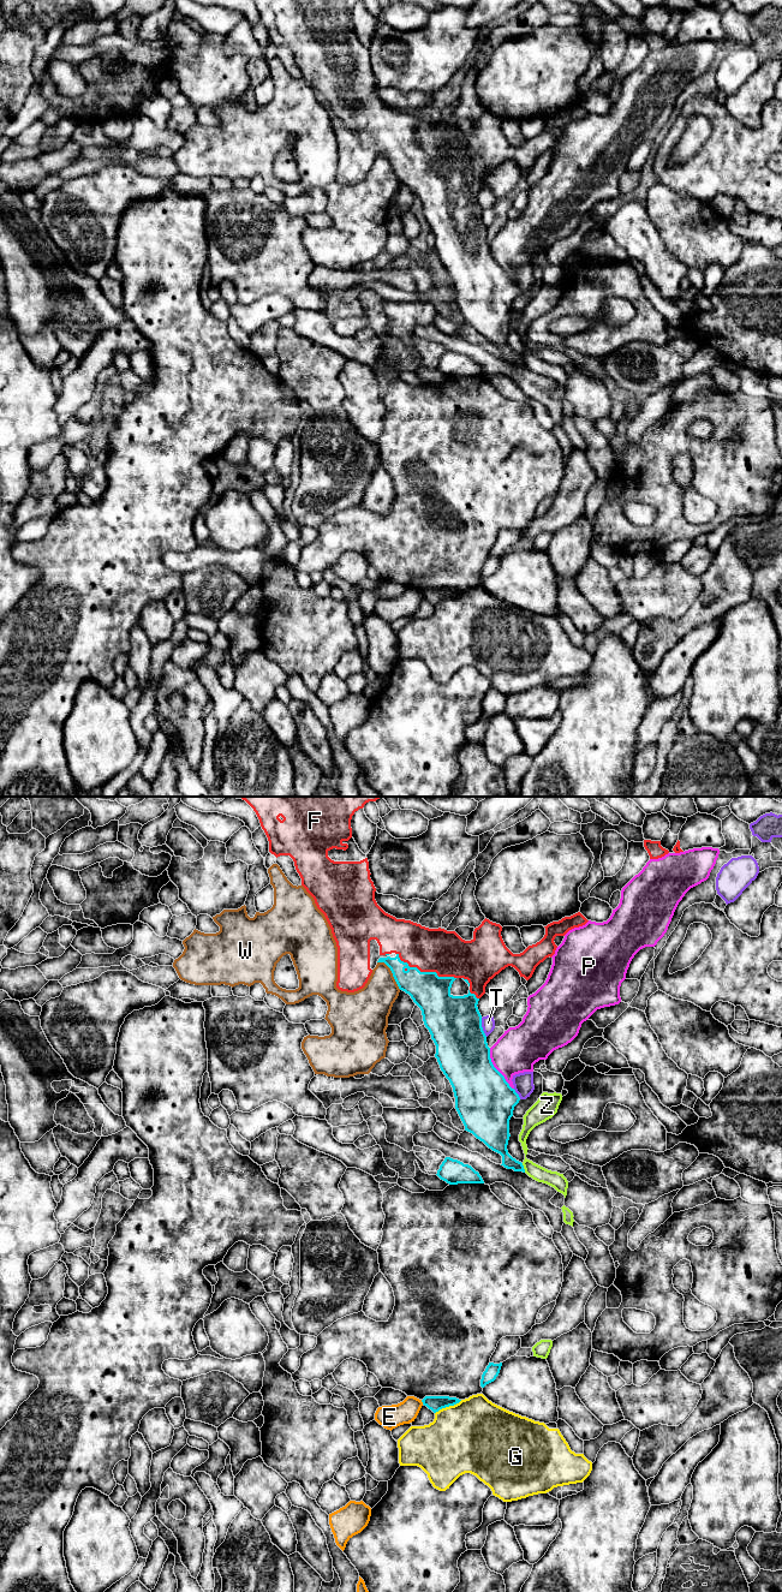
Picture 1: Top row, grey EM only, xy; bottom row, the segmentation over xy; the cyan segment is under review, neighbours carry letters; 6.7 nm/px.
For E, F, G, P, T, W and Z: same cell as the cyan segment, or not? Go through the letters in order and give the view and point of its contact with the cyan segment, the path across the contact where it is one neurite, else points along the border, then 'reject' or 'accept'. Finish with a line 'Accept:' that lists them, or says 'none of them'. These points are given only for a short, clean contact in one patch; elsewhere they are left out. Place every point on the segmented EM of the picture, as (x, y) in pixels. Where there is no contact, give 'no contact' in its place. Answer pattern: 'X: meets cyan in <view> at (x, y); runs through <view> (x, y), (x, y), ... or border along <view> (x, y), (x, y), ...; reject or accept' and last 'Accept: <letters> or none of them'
E: meets cyan in xy at (422, 1401); reject
F: meets cyan in xy at (425, 972); accept
G: meets cyan in xy at (448, 1406); reject
P: meets cyan in xy at (495, 1068); reject
T: meets cyan in xy at (482, 1027); reject
W: meets cyan in xy at (392, 972); reject
Z: meets cyan in xy at (523, 1168); reject
Accept: F

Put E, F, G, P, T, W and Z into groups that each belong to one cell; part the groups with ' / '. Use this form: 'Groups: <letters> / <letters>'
Groups: E / F / G / P / T / W / Z

